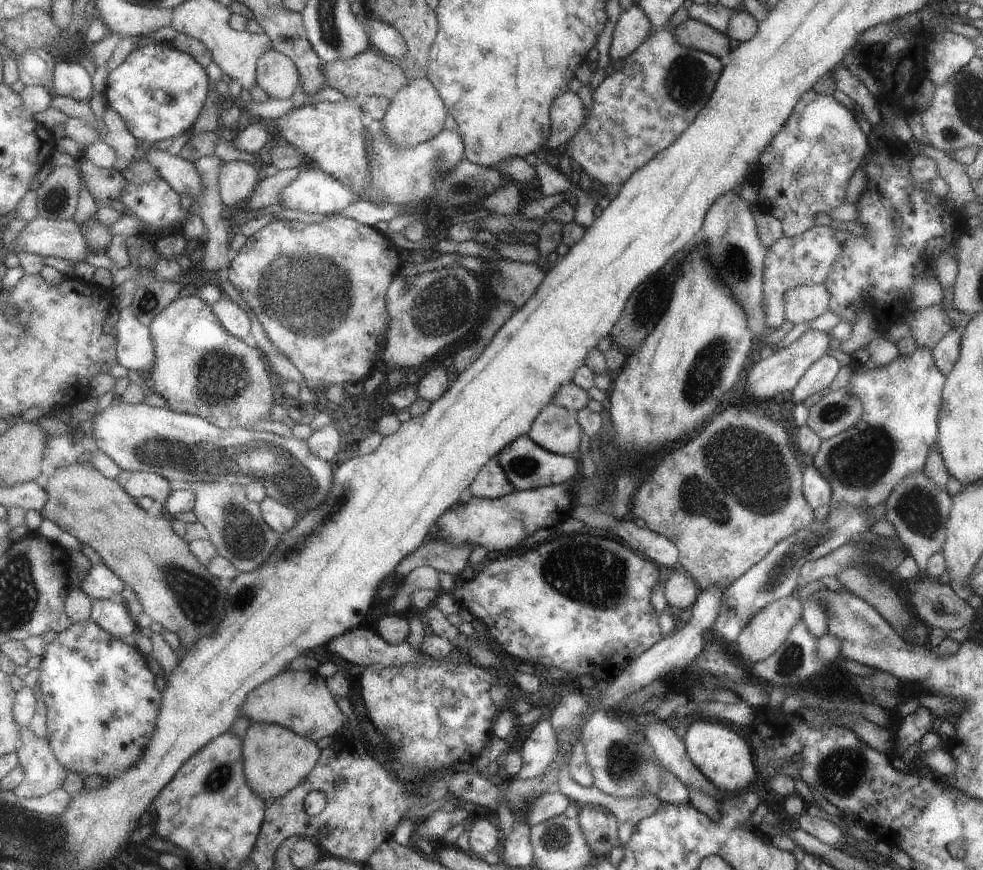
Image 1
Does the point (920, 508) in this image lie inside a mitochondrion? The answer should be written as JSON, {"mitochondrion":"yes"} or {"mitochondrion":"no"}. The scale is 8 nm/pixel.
{"mitochondrion":"yes"}

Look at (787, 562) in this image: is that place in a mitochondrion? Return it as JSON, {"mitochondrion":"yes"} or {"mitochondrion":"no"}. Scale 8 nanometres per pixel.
{"mitochondrion":"yes"}

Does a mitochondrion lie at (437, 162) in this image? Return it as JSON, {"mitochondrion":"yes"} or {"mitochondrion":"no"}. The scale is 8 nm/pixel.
{"mitochondrion":"yes"}

